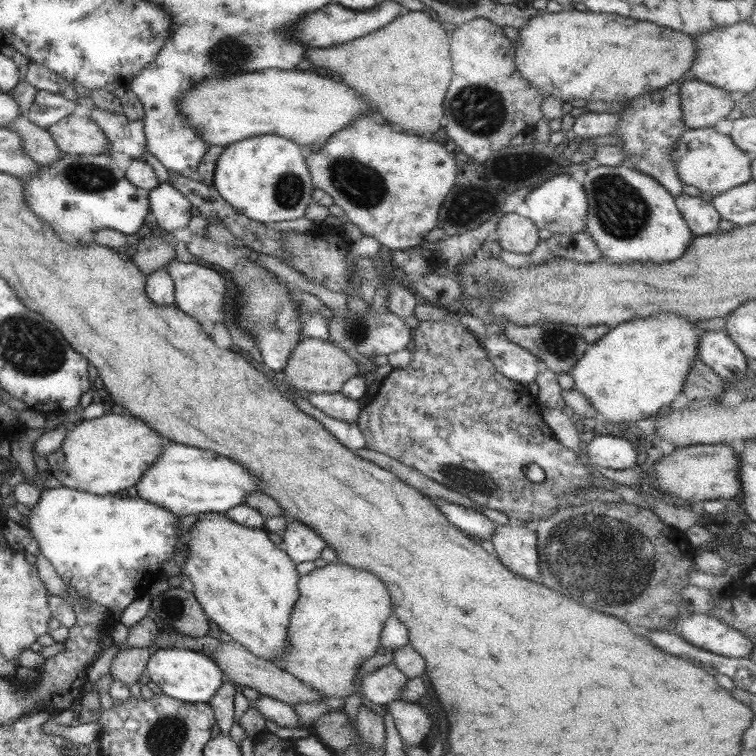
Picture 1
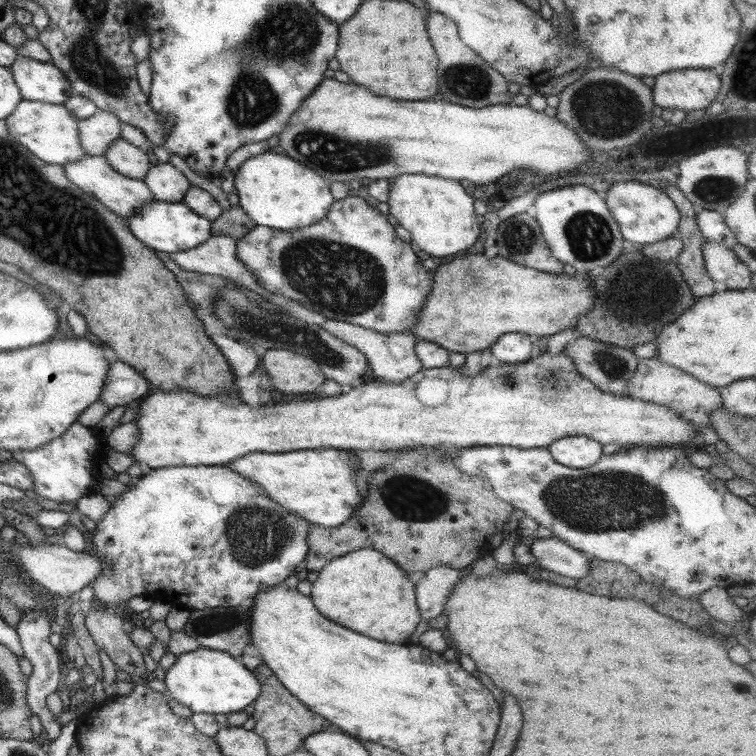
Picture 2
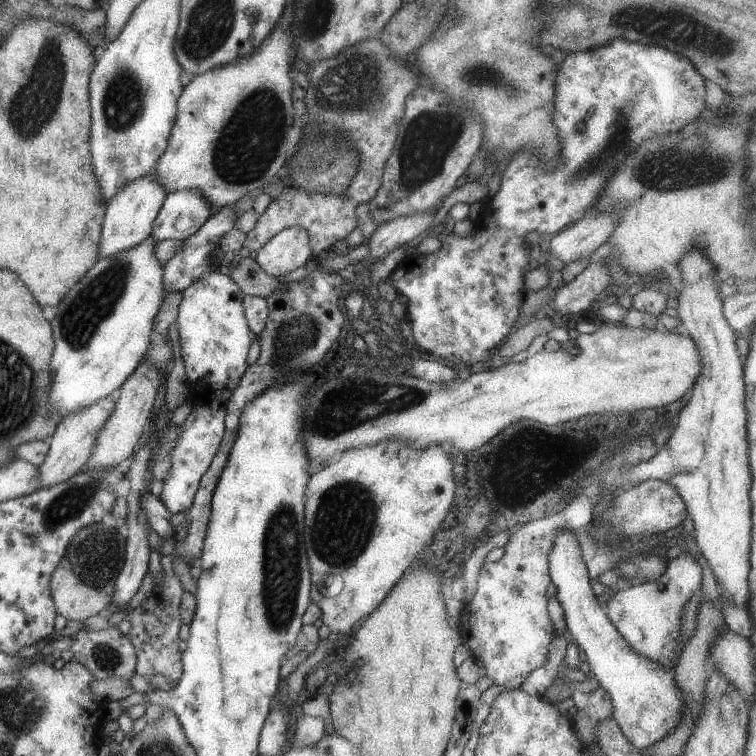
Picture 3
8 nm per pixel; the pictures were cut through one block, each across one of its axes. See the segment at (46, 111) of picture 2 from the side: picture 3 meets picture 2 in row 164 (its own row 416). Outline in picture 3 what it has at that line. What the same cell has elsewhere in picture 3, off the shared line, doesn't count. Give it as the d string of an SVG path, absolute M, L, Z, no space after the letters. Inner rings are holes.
M147 235L141 242L134 244L121 252L113 253L111 256L97 259L95 264L63 295L63 298L56 306L56 314L50 322L52 328L52 337L54 347L49 359L50 383L48 390L48 407L50 413L58 416L58 422L70 412L81 410L84 406L93 404L96 400L107 395L114 395L117 389L123 384L123 381L135 370L135 367L144 358L144 354L150 344L150 334L153 326L153 317L160 307L164 297L164 288L162 285L163 264L158 261L154 255L154 250L158 242L151 236Z

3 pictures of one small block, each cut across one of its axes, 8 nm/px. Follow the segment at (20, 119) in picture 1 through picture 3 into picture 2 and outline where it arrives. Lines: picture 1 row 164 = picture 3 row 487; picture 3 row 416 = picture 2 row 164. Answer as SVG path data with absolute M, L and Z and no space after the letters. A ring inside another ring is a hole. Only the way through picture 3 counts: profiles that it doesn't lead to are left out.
M83 155L79 160L65 163L63 166L65 178L80 188L85 194L92 196L105 208L114 212L117 216L127 218L133 211L142 207L142 204L152 201L154 198L149 189L141 180L117 174L105 160L103 155L89 156Z

